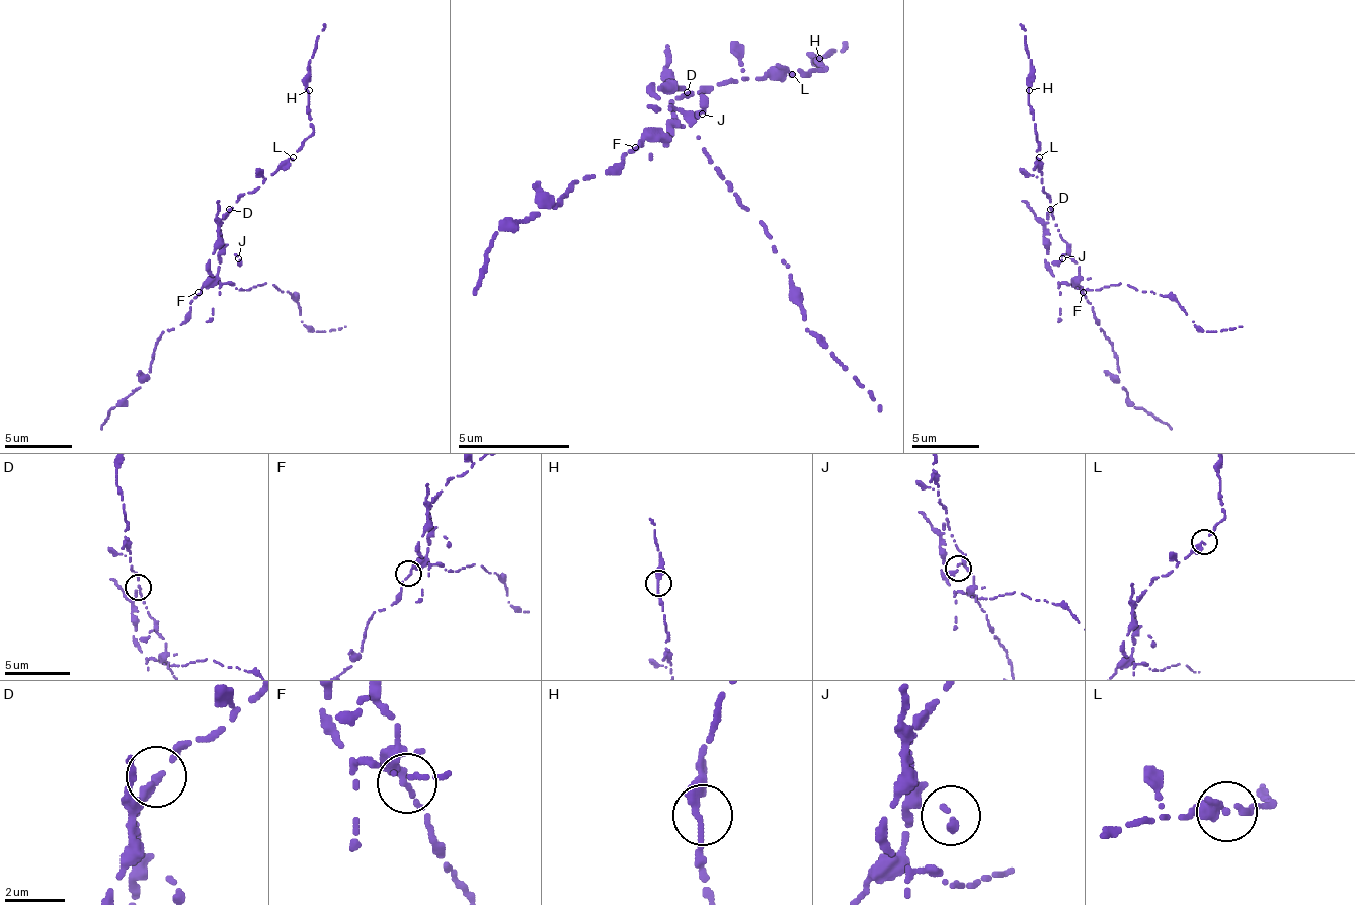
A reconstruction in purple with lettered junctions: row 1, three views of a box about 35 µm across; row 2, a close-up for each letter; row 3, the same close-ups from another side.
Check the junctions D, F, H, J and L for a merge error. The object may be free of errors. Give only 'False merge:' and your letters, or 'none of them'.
False merge: D

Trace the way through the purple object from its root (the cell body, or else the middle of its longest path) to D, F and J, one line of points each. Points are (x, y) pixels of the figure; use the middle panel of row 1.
D: (663, 85), (680, 85), (686, 91)
F: (663, 85), (668, 91), (668, 107), (674, 107), (674, 136), (668, 141), (657, 141), (646, 136), (635, 147)
J: (663, 85), (668, 91), (668, 107), (674, 107), (674, 119), (697, 119), (702, 114)

